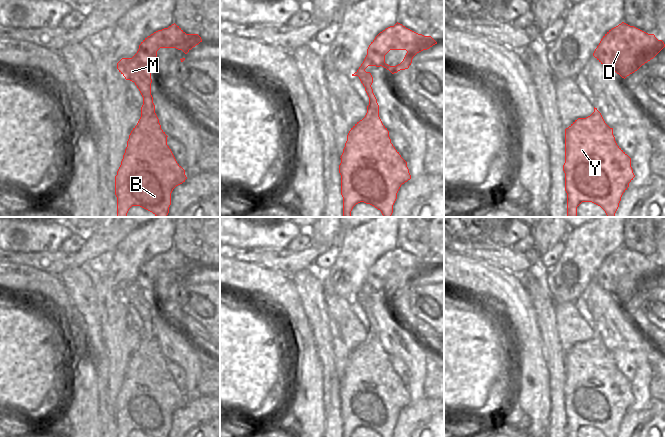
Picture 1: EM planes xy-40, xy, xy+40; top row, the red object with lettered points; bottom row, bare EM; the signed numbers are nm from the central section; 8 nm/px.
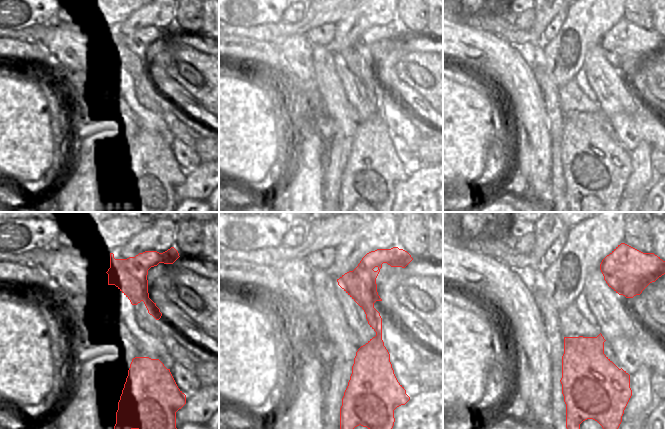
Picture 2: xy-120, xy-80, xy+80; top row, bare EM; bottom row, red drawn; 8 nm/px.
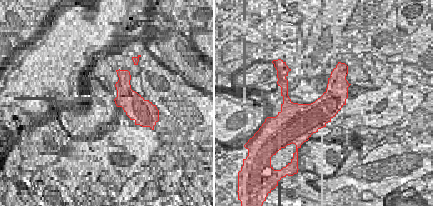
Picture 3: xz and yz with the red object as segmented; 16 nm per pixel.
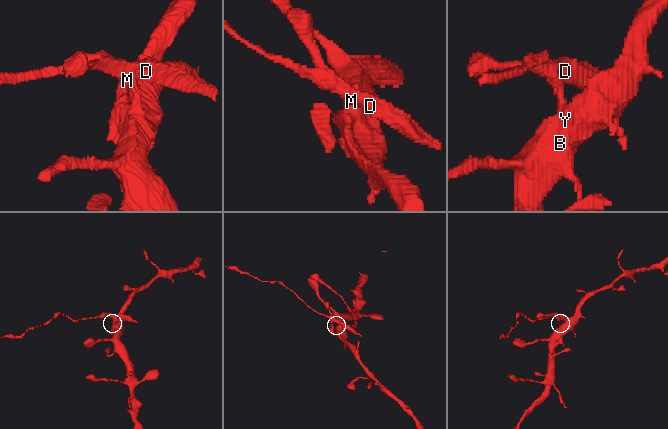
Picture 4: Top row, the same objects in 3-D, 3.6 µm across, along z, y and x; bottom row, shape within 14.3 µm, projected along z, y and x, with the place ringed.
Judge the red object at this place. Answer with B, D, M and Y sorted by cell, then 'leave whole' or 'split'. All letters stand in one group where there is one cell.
groups B Y / D M; split

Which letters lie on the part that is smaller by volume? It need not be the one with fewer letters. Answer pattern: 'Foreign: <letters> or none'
Foreign: D, M

